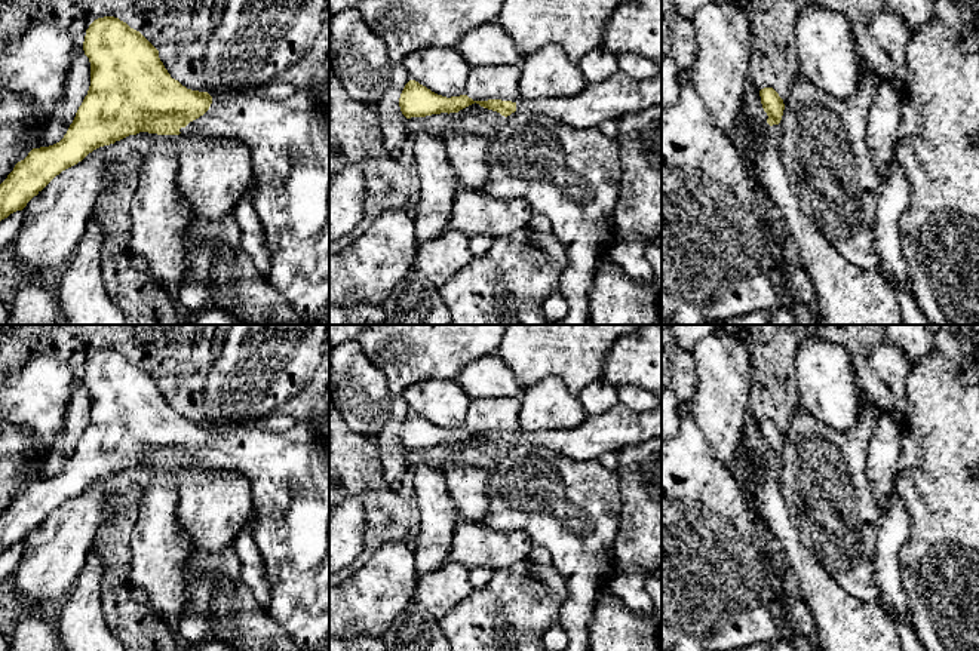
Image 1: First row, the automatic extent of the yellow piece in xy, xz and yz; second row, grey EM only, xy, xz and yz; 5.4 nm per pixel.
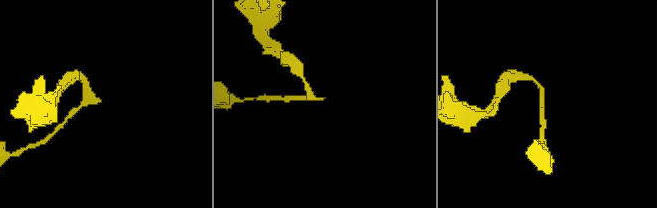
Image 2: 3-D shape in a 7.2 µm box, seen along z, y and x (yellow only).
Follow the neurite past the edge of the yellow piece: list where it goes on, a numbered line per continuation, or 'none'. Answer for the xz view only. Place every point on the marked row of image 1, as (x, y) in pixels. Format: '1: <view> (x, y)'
1: xz (617, 95)

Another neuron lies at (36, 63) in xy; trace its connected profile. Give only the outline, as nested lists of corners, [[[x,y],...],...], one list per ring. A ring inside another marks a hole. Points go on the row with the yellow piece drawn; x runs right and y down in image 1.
[[[36,22],[25,33],[0,40],[0,85],[30,98],[31,123],[15,147],[18,162],[33,148],[43,147],[49,117],[61,107],[65,82],[79,52],[68,31],[53,22]]]

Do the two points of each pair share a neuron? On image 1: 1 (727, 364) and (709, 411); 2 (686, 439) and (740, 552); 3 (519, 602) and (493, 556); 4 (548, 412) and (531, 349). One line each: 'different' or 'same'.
1: same
2: same
3: different
4: different

